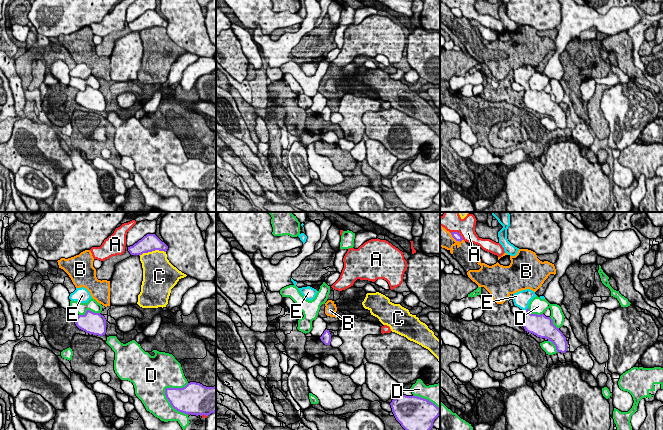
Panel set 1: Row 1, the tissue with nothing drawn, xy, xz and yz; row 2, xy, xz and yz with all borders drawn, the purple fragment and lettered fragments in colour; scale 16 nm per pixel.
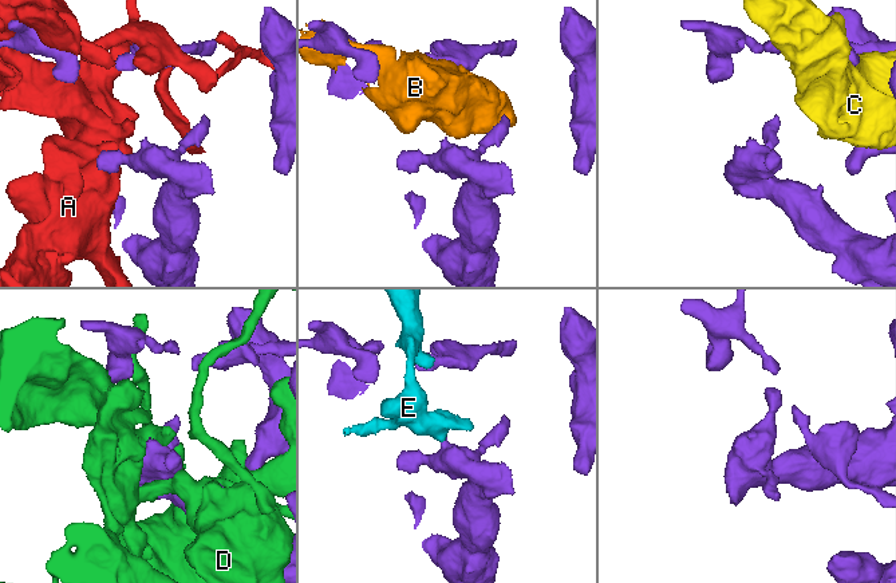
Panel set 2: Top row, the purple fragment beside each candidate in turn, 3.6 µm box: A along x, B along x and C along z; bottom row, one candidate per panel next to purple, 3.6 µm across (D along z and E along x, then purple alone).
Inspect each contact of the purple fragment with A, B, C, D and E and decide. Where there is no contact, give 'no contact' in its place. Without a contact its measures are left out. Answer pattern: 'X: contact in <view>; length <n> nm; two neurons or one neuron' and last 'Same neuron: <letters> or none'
A: contact in yz; length 260 nm; two neurons
B: contact in yz; length 240 nm; two neurons
C: contact in xy; length 440 nm; two neurons
D: contact in xy; length 600 nm; two neurons
E: contact in yz; length 100 nm; one neuron
Same neuron: E

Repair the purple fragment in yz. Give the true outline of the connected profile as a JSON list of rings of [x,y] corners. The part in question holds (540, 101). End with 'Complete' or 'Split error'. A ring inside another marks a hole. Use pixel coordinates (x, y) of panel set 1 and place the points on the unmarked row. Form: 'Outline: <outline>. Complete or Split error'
Outline: [[[530,65],[513,70],[514,81],[524,87],[522,100],[525,107],[551,117],[555,121],[557,128],[565,129],[567,127],[566,113],[553,100],[553,96],[544,90],[537,91],[530,89],[528,84],[529,79],[536,72],[535,68]]]. Split error

